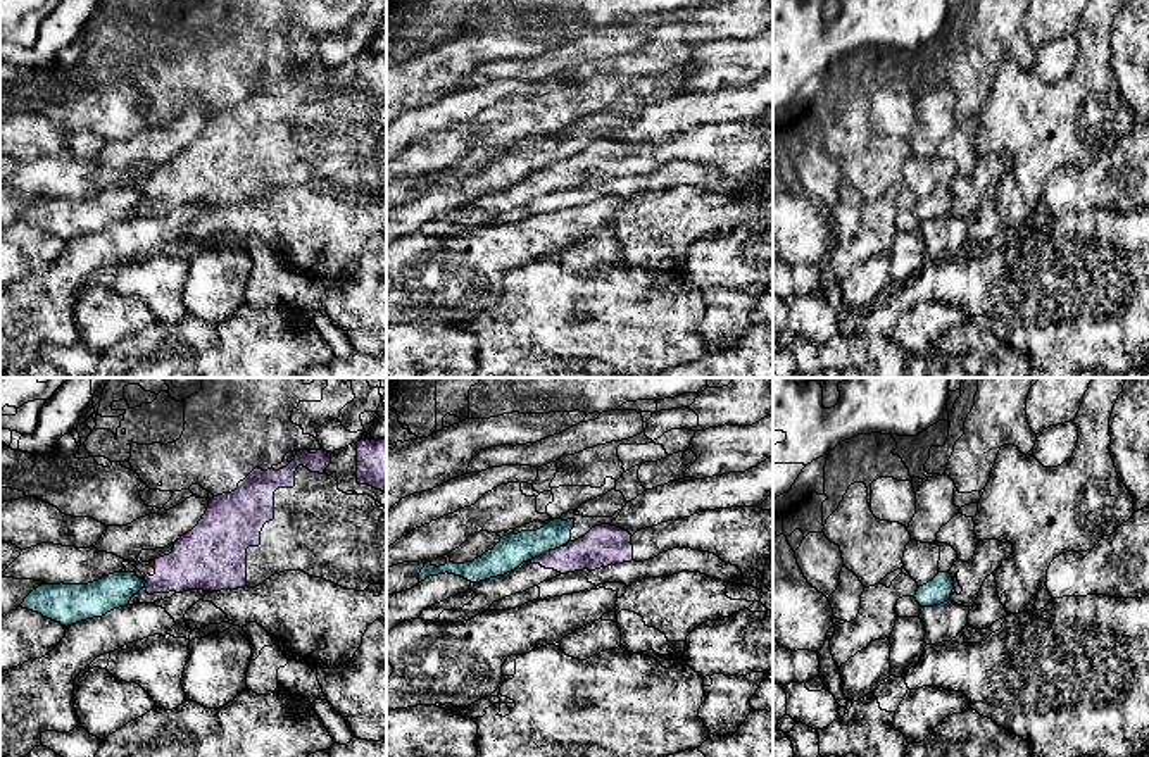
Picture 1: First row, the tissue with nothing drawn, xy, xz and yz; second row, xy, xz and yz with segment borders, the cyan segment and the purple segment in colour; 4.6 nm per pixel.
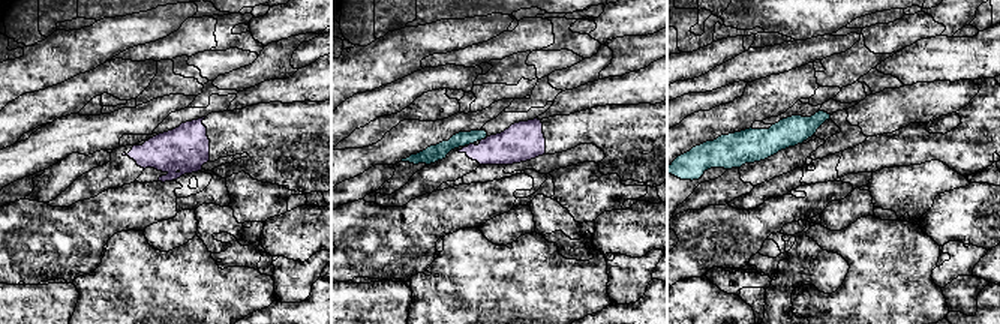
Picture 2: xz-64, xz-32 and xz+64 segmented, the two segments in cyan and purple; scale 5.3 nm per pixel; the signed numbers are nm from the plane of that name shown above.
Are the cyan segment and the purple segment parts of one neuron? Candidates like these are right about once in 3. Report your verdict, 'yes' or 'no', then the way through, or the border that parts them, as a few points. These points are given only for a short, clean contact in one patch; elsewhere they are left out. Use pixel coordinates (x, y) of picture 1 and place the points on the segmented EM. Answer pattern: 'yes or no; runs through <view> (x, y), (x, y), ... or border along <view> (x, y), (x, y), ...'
no; border along xz (547, 550), (530, 561)

